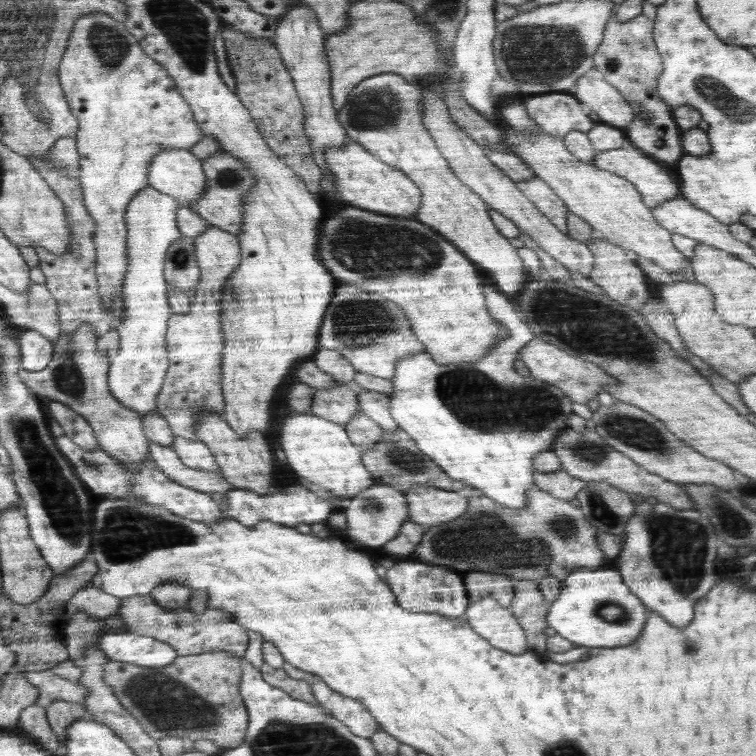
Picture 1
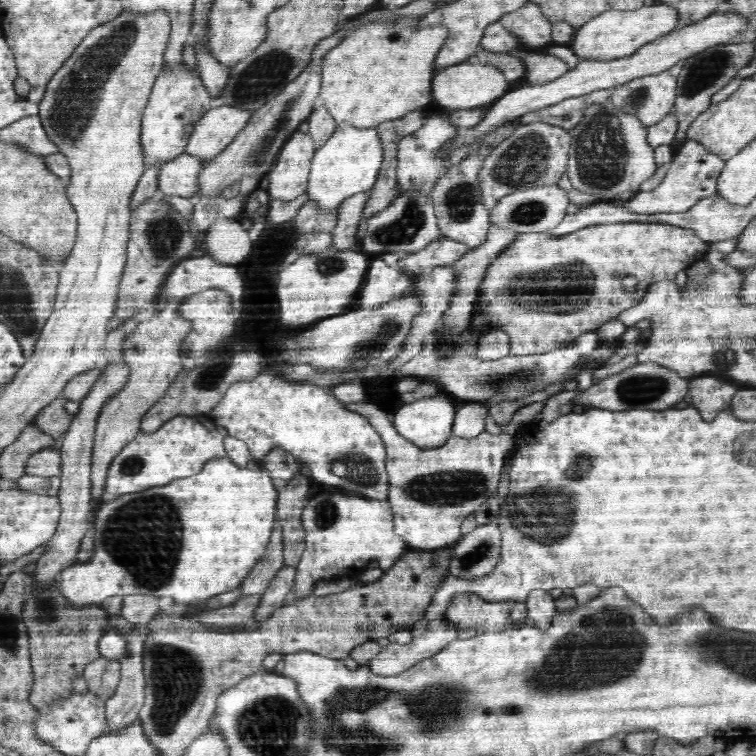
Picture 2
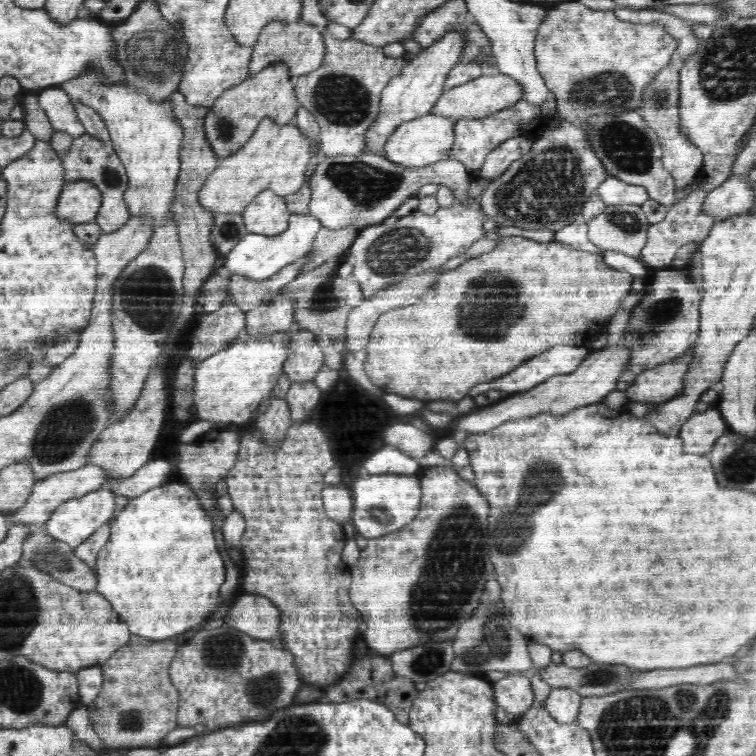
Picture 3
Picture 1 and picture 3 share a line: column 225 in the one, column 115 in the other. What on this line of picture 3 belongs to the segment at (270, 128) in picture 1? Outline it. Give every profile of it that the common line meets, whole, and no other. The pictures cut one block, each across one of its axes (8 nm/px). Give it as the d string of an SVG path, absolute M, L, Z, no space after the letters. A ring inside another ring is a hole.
M140 2L128 19L113 28L112 35L118 47L119 62L125 68L124 83L127 86L143 90L154 102L169 98L178 91L190 49L182 30L163 18L155 2Z

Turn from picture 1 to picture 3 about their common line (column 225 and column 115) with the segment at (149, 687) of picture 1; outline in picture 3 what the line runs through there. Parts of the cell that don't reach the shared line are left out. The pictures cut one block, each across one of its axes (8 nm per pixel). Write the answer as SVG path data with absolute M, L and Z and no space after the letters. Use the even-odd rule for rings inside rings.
M132 635L125 646L111 654L111 657L100 666L103 672L101 690L94 701L85 707L91 728L100 740L103 740L104 747L133 749L134 746L154 746L162 740L165 741L166 734L176 728L179 692L170 678L169 668L180 643L181 639L177 638L156 641Z

